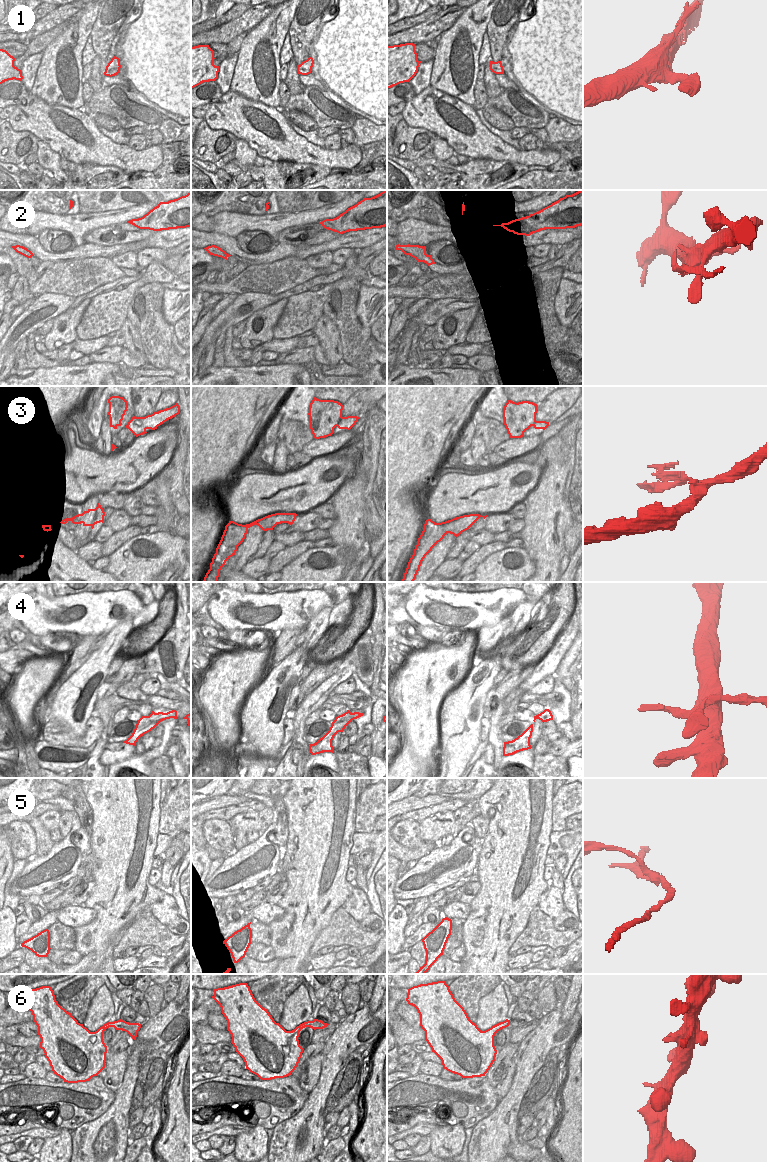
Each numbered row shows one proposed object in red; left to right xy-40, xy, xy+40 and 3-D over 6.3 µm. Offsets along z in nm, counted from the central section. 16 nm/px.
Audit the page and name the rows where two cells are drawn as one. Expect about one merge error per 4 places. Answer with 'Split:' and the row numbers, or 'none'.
Split: 2, 4, 5

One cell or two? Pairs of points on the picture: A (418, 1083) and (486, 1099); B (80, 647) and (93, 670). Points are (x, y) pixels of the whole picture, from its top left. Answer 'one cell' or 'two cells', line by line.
A: one cell
B: two cells

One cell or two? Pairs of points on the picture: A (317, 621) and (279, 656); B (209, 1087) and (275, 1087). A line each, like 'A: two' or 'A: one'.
A: two
B: one

